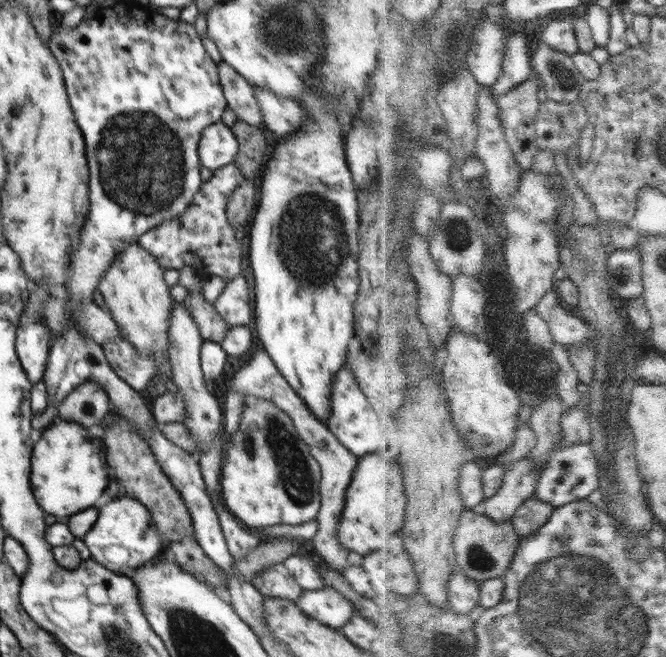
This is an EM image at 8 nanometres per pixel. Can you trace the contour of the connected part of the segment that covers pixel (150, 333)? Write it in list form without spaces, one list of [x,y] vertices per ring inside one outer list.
[[[130,243],[116,258],[100,279],[100,292],[111,312],[112,320],[118,324],[120,338],[133,344],[141,355],[156,355],[163,362],[156,375],[172,378],[169,364],[168,334],[170,334],[170,315],[174,301],[170,287],[165,284],[165,270],[160,268],[154,256],[142,245]]]

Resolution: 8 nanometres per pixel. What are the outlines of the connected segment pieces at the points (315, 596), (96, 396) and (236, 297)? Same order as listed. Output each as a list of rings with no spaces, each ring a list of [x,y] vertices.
[[[332,587],[318,590],[304,590],[298,600],[294,600],[300,610],[311,619],[317,620],[331,629],[340,629],[358,614],[353,602]]]
[[[87,381],[70,392],[59,406],[59,418],[82,424],[87,429],[99,424],[111,408],[110,398],[99,382]]]
[[[239,275],[227,281],[222,294],[213,305],[226,324],[236,327],[250,323],[252,308],[250,308],[249,300],[252,300],[250,284],[246,278]]]

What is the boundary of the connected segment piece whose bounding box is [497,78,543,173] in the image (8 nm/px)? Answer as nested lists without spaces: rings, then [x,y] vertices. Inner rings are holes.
[[[541,78],[538,80],[530,80],[524,84],[517,86],[514,90],[508,91],[504,96],[501,96],[497,101],[502,109],[502,120],[505,124],[506,136],[510,141],[512,150],[521,162],[524,173],[526,170],[536,168],[534,158],[542,150],[537,141],[537,122],[540,114],[541,104],[540,88],[543,87]]]

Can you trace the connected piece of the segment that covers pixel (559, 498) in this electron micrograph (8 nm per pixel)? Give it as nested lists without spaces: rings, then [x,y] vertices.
[[[591,443],[575,444],[558,450],[542,470],[537,495],[556,508],[588,498],[601,488],[600,463]]]

